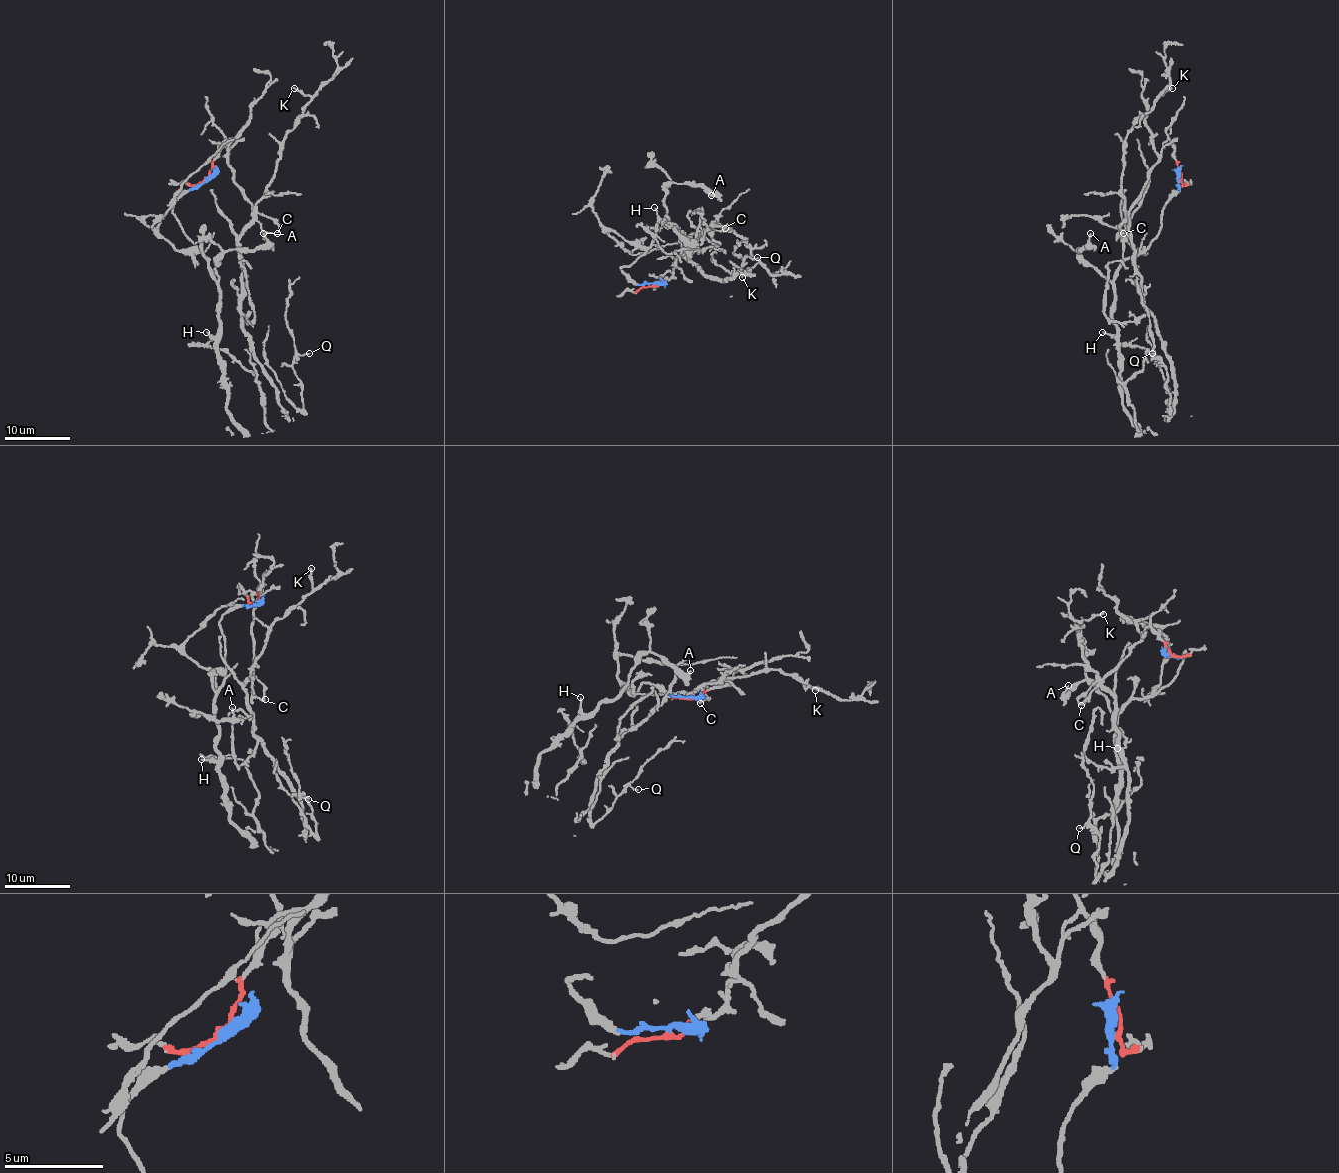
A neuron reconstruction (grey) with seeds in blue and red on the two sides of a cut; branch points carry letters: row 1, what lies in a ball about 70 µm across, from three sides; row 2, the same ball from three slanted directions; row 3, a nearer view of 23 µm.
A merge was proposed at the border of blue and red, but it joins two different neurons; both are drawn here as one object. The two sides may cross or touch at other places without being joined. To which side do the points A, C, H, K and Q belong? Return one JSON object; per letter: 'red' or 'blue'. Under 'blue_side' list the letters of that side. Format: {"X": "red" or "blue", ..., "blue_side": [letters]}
{"A": "blue", "C": "red", "H": "blue", "K": "red", "Q": "red", "blue_side": ["A", "H"]}

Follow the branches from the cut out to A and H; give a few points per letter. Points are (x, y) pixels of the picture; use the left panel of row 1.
A: (205, 179), (174, 203), (173, 215), (217, 280), (217, 260), (233, 249), (257, 249), (266, 242), (262, 233)
H: (205, 179), (189, 189), (173, 208), (173, 215), (207, 259), (217, 282), (218, 332), (210, 335), (207, 332)

